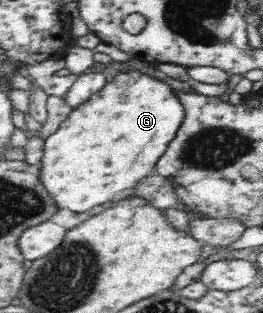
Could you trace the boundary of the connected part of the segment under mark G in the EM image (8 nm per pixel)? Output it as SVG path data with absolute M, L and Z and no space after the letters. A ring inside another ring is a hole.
M122 70L118 72L106 86L102 87L100 92L94 92L86 102L79 104L68 115L68 118L60 123L58 130L54 134L49 134L50 136L44 140L44 154L42 154L42 158L40 158L40 163L38 164L39 179L44 190L56 205L56 208L84 215L88 214L96 206L112 204L121 194L133 189L138 182L142 181L155 168L158 159L166 152L168 144L176 136L176 131L183 121L184 112L182 110L182 105L177 101L173 95L172 88L166 82L138 70Z

